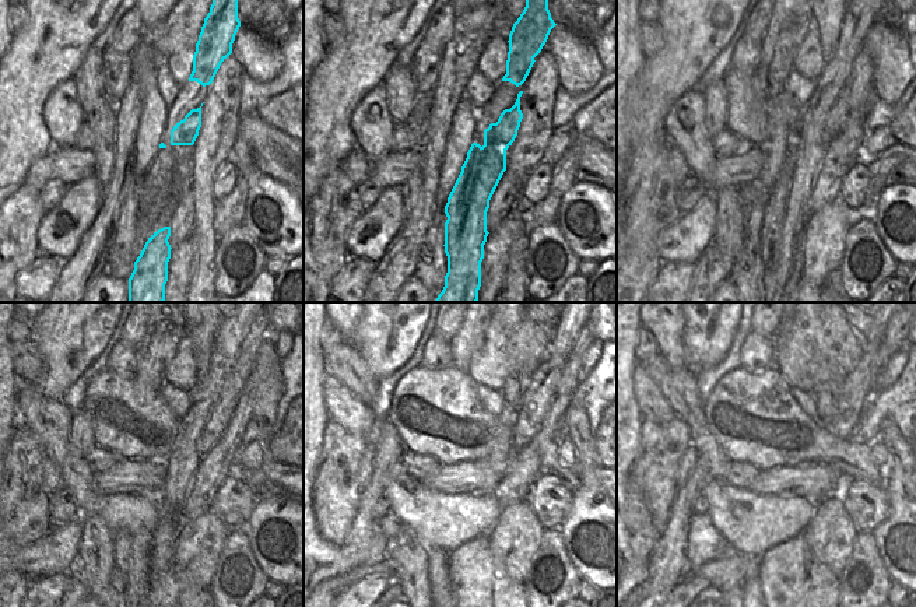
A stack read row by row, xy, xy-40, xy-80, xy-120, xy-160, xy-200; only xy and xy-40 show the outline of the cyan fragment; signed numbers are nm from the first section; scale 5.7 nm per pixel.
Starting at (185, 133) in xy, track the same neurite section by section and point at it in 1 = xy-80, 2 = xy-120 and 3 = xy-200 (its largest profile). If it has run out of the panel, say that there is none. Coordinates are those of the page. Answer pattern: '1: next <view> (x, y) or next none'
1: next xy-80 (785, 202)
2: next xy-120 (199, 431)
3: next xy-200 (841, 428)

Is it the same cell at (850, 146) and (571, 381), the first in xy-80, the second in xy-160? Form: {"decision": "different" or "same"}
{"decision": "same"}

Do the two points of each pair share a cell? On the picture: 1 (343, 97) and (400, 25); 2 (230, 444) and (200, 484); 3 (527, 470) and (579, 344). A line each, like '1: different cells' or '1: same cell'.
1: same cell
2: same cell
3: same cell

